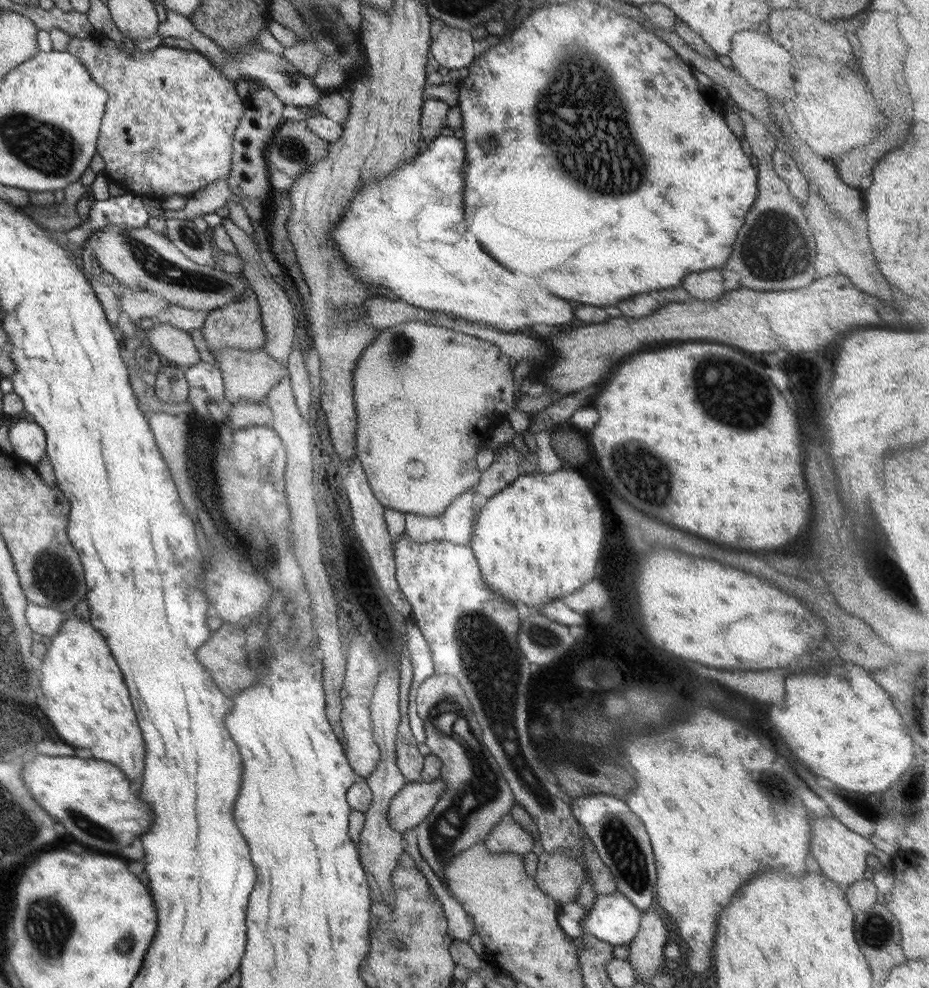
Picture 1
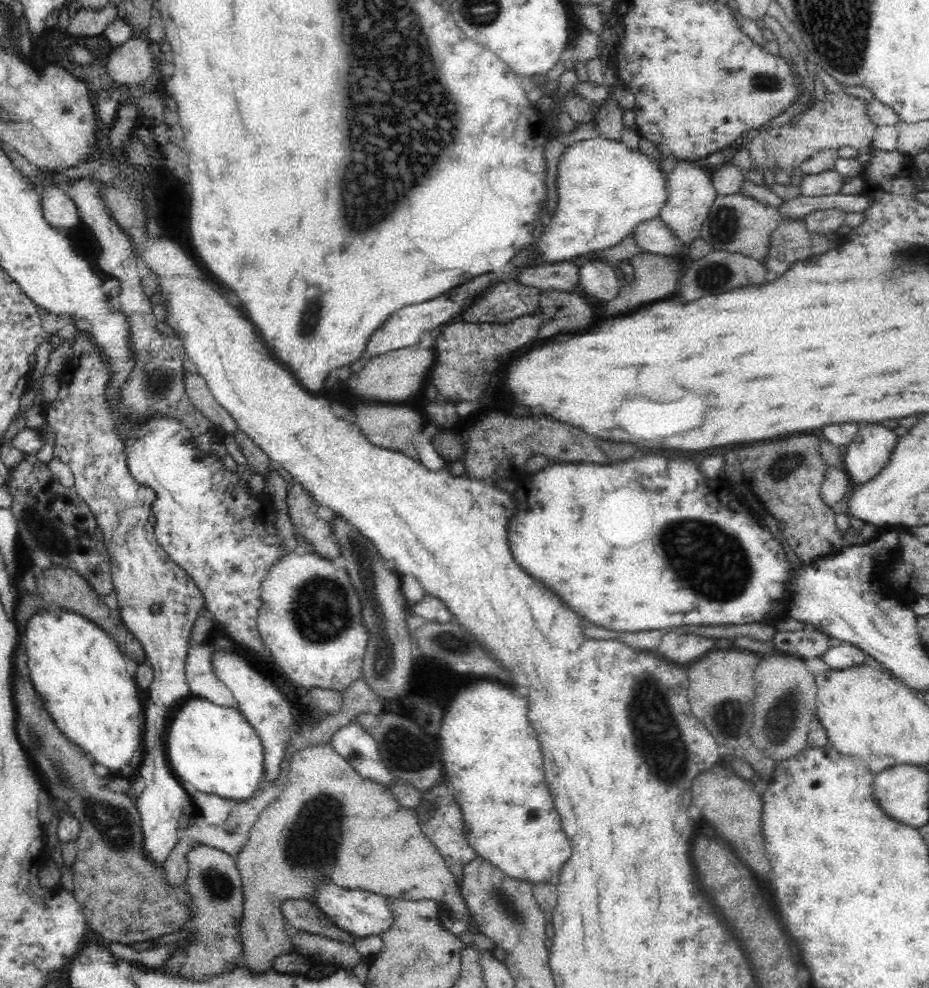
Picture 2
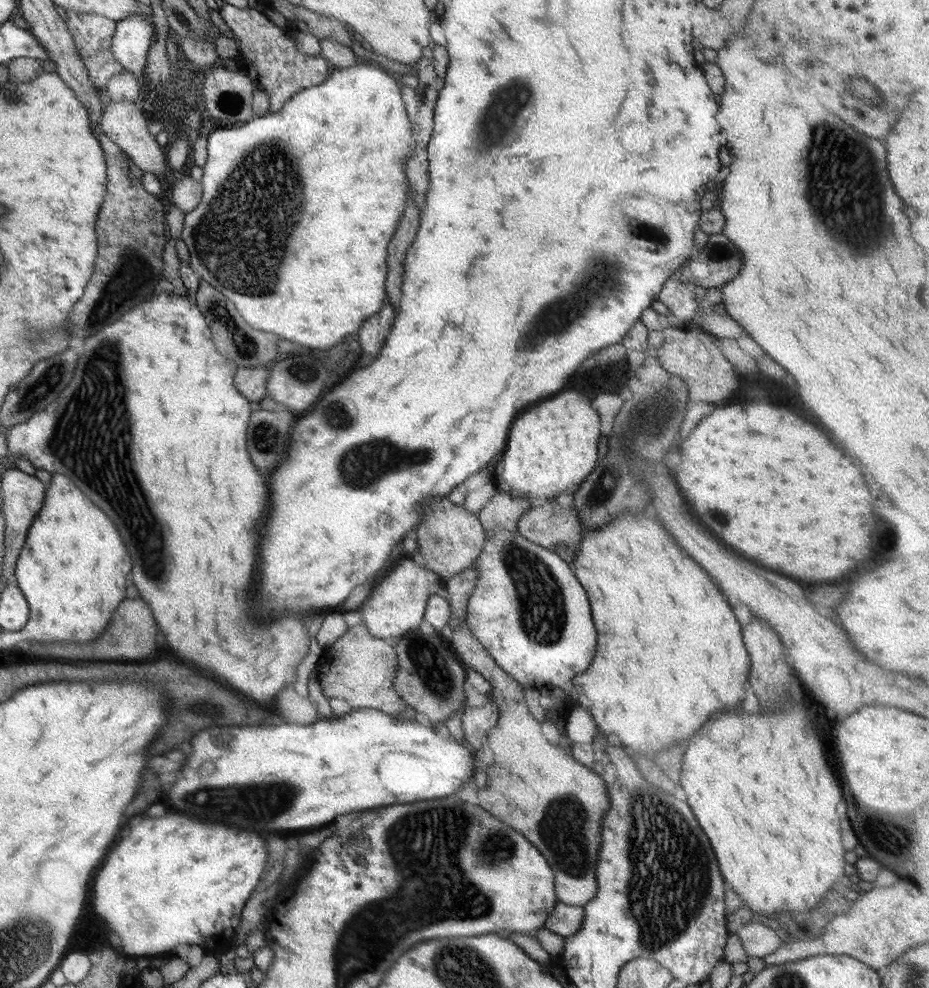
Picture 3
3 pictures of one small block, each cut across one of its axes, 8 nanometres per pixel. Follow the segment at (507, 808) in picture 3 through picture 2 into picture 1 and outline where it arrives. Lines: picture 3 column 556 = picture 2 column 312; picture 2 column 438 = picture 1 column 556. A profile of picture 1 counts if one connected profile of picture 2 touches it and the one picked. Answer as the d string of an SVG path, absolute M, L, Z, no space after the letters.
M558 850L555 854L542 851L537 862L535 882L545 896L563 905L575 900L585 869L587 867L578 864L568 850Z

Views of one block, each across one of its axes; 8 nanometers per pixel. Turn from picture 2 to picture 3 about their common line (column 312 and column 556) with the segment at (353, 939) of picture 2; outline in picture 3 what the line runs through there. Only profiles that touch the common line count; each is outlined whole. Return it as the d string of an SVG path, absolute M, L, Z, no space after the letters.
M556 902L551 915L543 923L543 929L565 938L577 933L583 921L583 910L579 906L569 906Z

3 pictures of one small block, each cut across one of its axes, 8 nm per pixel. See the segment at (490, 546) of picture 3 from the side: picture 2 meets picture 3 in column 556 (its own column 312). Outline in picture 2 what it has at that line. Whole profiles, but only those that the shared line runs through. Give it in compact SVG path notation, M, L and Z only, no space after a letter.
M290 552L282 561L278 561L269 572L269 575L261 584L262 606L260 607L257 627L259 635L263 640L264 646L273 656L273 662L278 664L279 668L288 676L289 680L297 686L306 686L306 688L328 688L328 690L345 690L354 680L360 678L363 660L366 650L366 629L362 625L362 615L360 614L360 599L356 595L356 589L352 587L350 579L344 569L335 568L330 560L321 558L319 555L302 554L298 556L294 552Z

